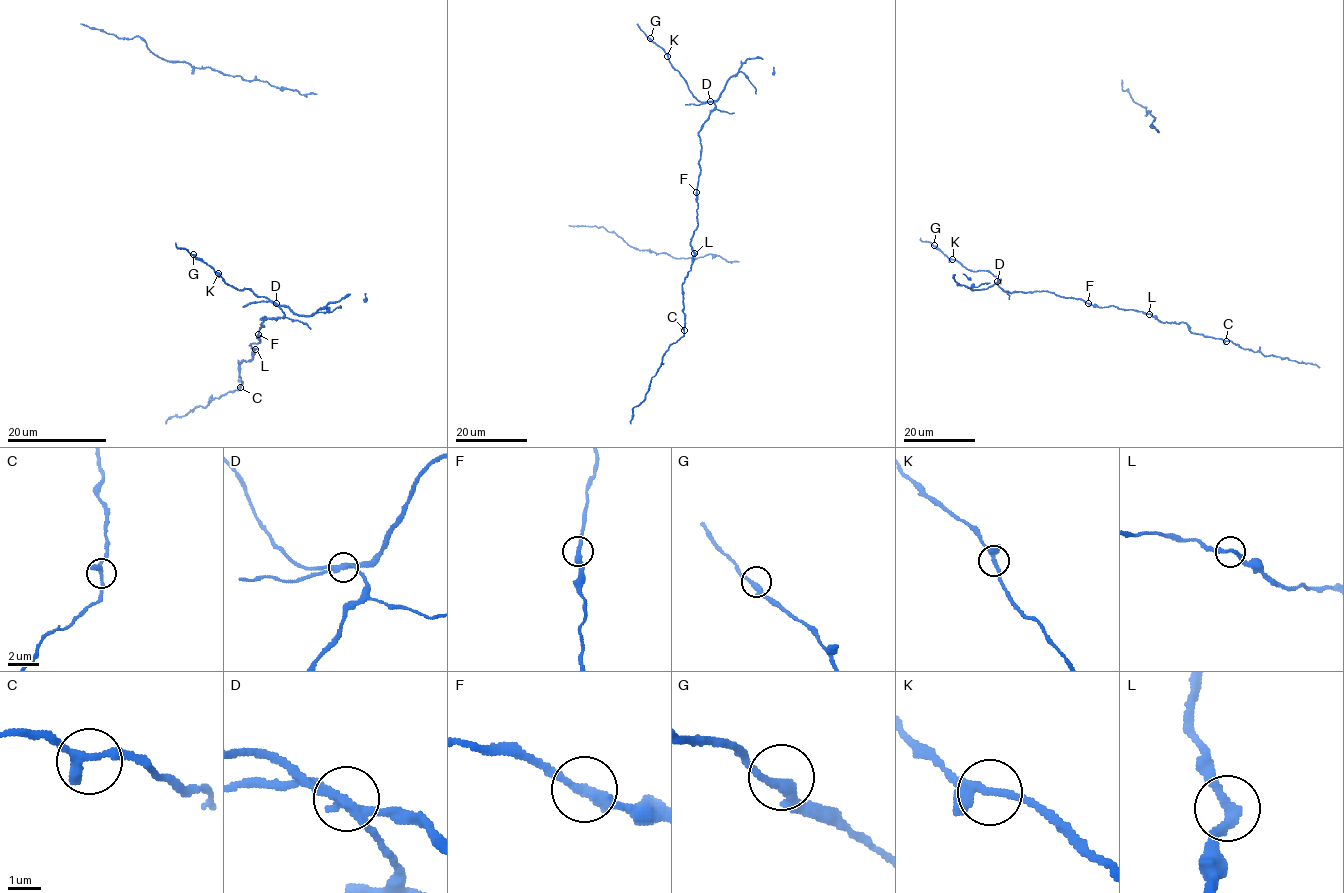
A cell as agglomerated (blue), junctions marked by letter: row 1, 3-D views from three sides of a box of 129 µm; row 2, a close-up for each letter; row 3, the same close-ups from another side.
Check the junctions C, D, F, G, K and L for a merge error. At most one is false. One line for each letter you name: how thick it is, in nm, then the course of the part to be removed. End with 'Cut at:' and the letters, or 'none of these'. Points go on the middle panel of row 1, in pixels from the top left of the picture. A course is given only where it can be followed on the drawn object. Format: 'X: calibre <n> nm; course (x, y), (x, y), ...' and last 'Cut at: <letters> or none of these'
D: calibre 260 nm
Cut at: D

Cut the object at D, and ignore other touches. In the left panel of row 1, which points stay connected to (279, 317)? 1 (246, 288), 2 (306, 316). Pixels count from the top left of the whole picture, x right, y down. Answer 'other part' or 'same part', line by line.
1: same part
2: other part

